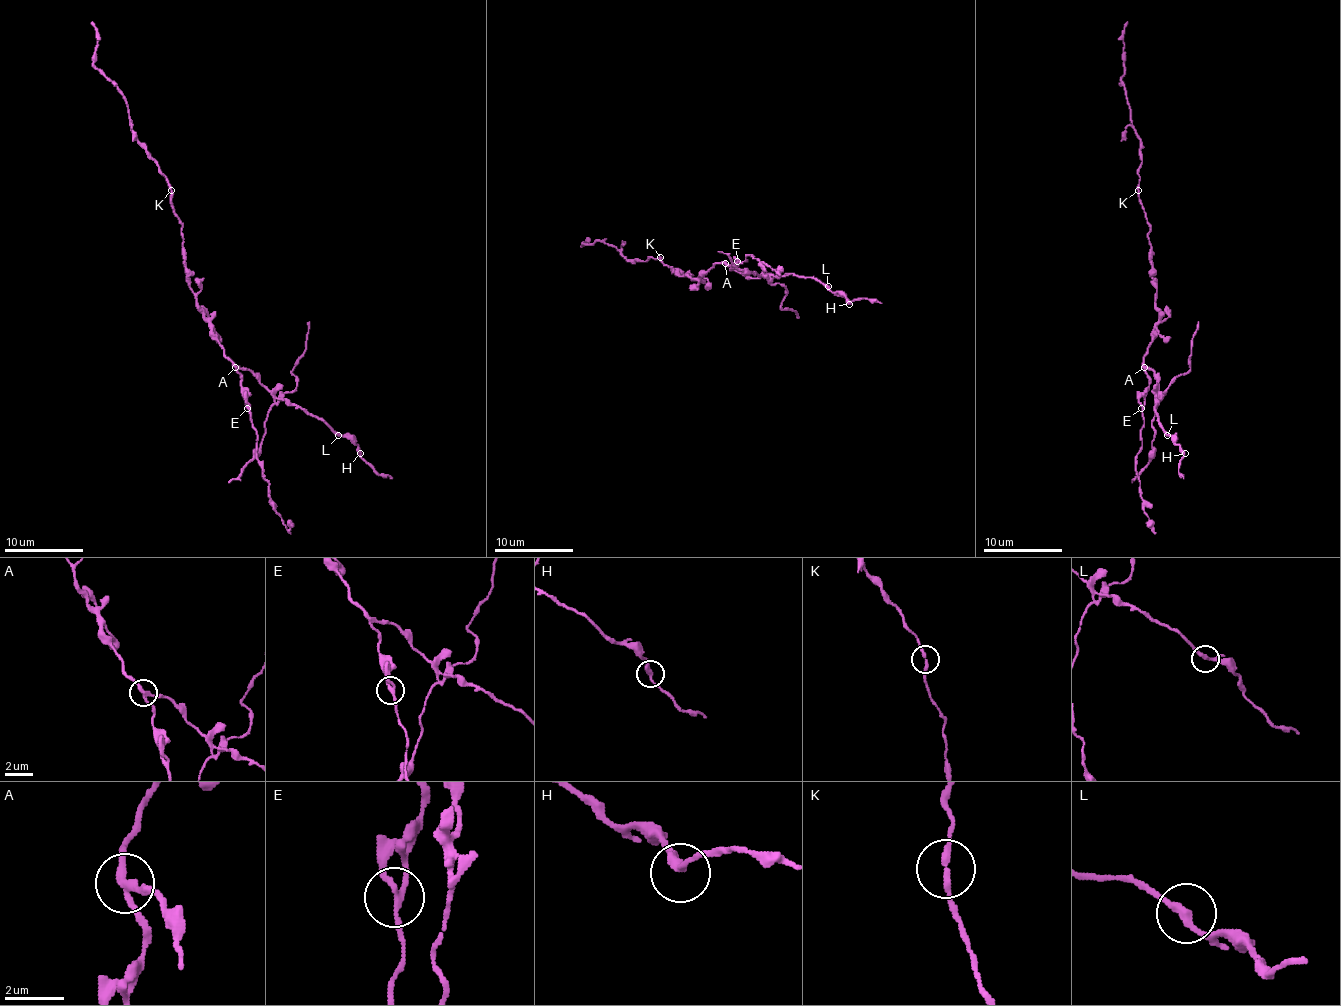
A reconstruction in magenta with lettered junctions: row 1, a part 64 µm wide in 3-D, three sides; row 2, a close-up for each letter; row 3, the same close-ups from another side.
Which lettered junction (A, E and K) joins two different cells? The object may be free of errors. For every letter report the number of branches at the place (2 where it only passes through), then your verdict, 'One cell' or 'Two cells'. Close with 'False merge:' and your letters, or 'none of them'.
A: Branches: 3. Two cells
E: Branches: 3. One cell
K: Branches: 2. One cell
False merge: A

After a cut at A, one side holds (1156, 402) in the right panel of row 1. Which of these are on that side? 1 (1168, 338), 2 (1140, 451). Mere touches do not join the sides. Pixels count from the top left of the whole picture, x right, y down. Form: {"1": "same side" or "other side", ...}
{"1": "other side", "2": "other side"}

